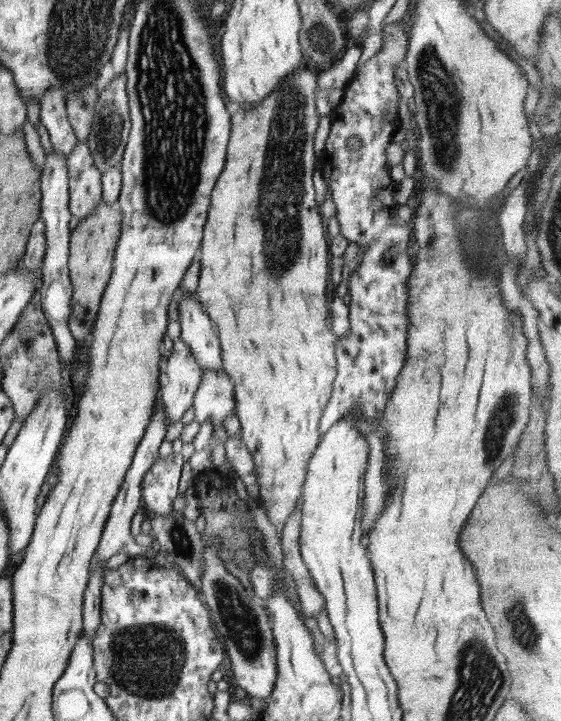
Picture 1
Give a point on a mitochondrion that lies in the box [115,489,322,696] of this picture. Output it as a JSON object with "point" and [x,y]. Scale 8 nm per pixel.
{"point":[239,619]}

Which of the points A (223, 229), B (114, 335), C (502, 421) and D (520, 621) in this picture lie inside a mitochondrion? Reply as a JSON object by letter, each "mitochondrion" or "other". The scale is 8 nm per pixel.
{"A":"other","B":"other","C":"mitochondrion","D":"mitochondrion"}

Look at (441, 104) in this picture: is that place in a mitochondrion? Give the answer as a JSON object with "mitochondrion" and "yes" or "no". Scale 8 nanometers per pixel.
{"mitochondrion":"yes"}

